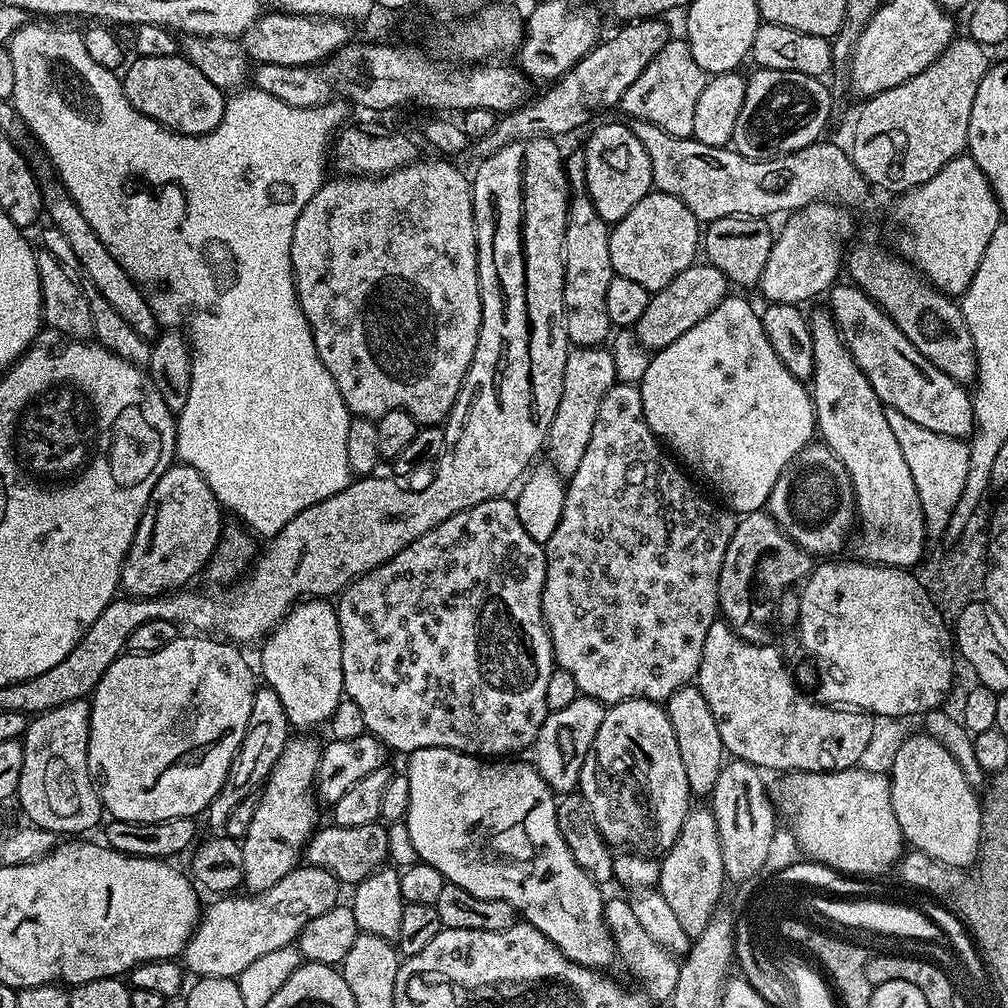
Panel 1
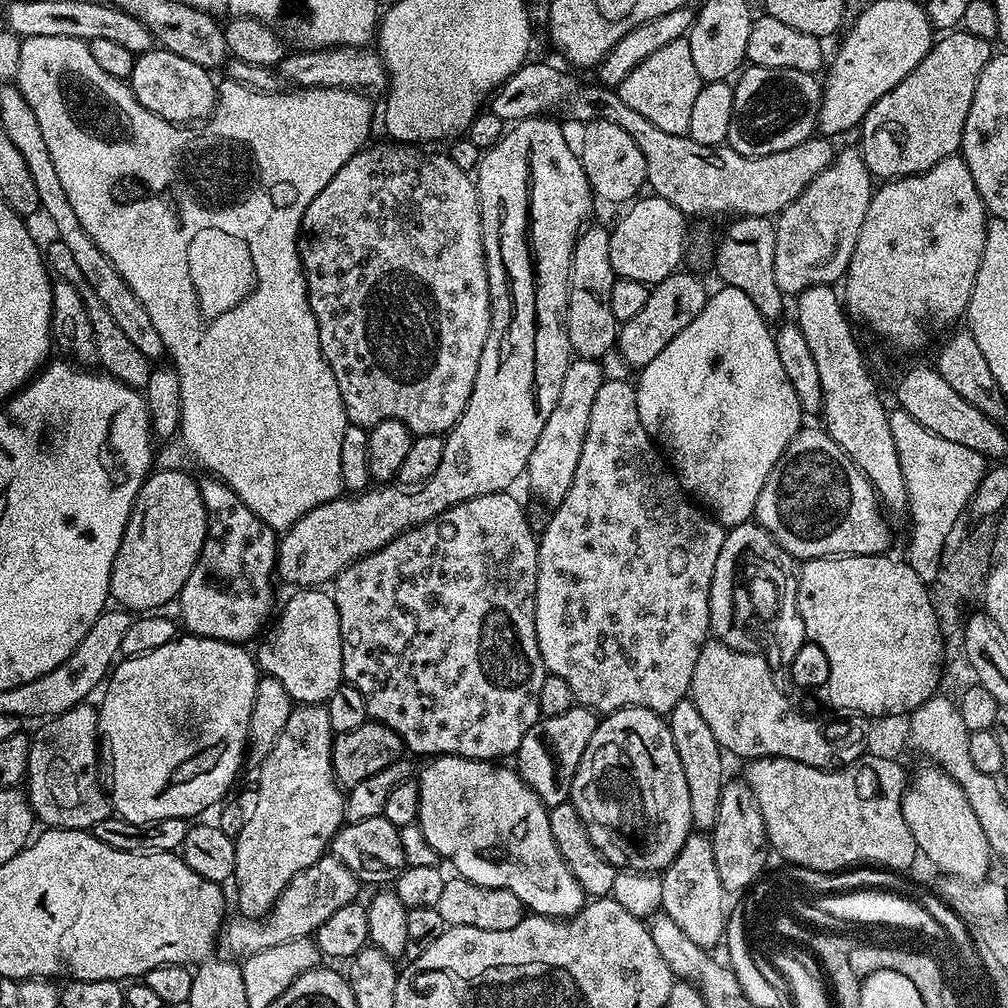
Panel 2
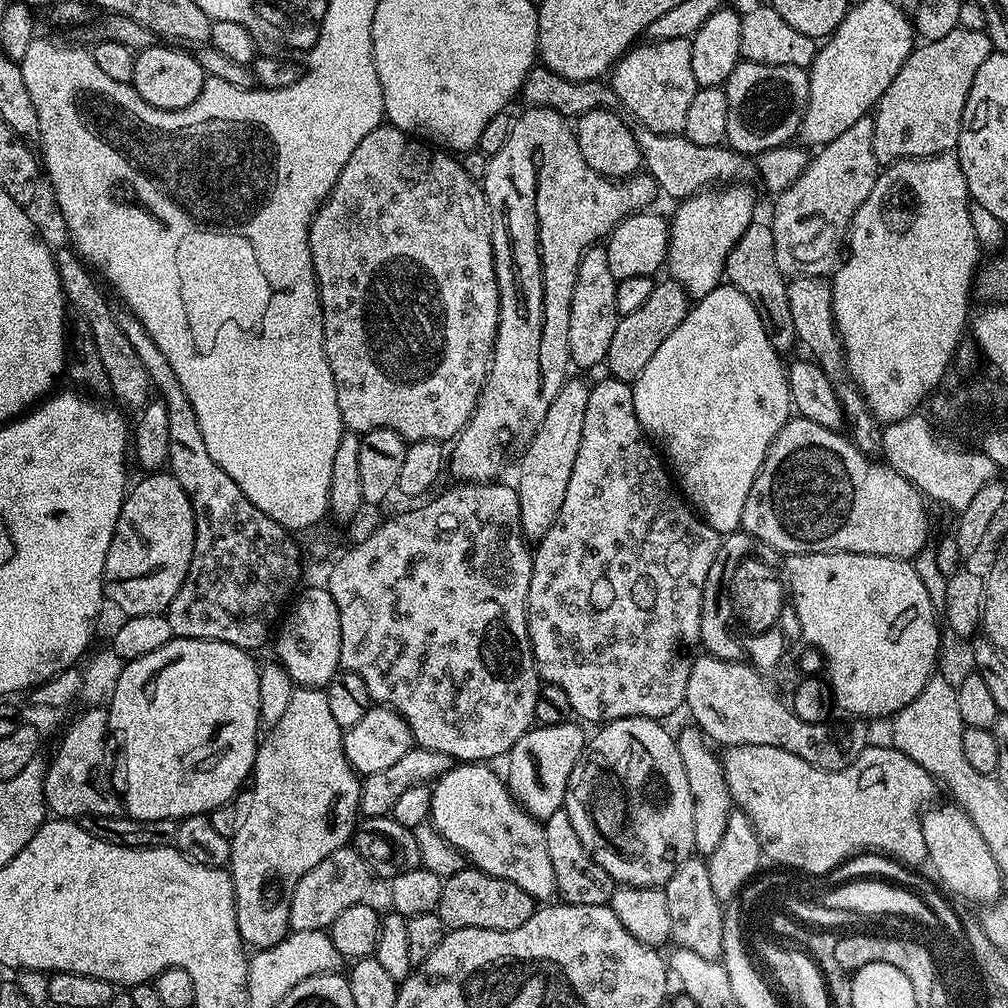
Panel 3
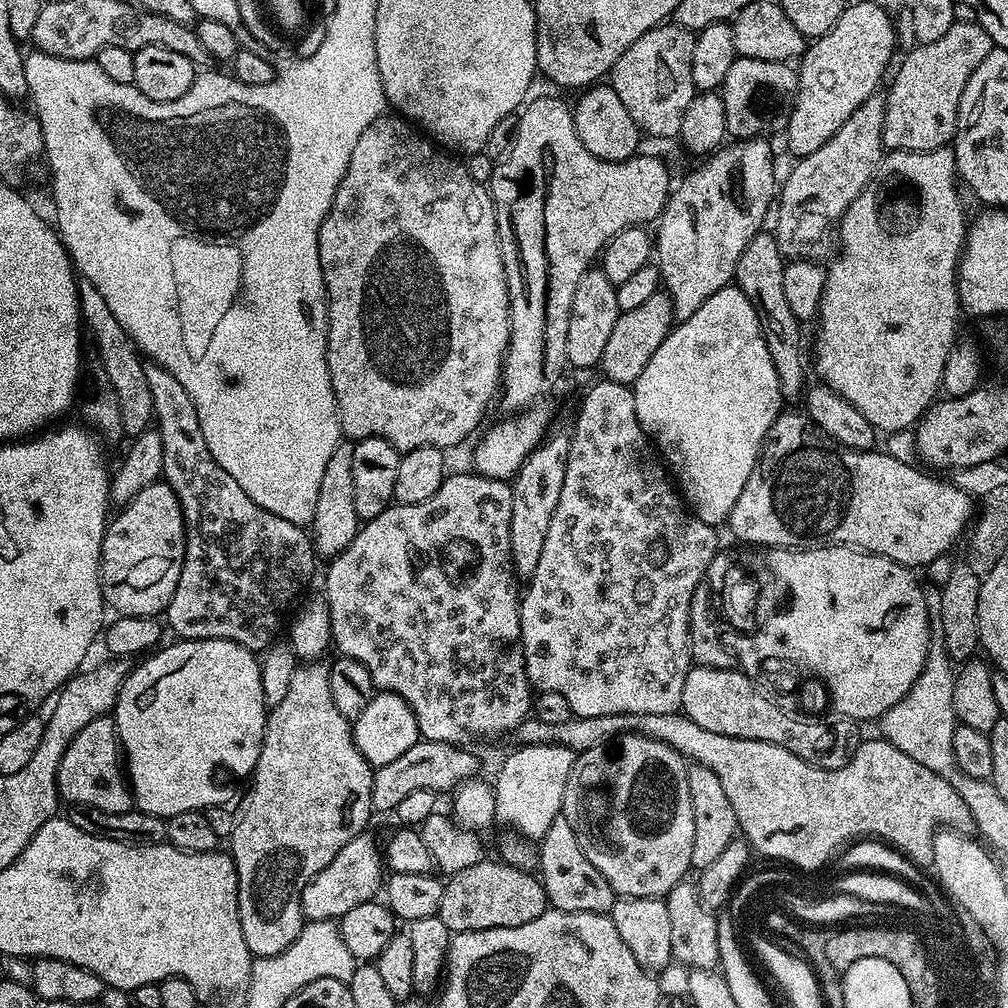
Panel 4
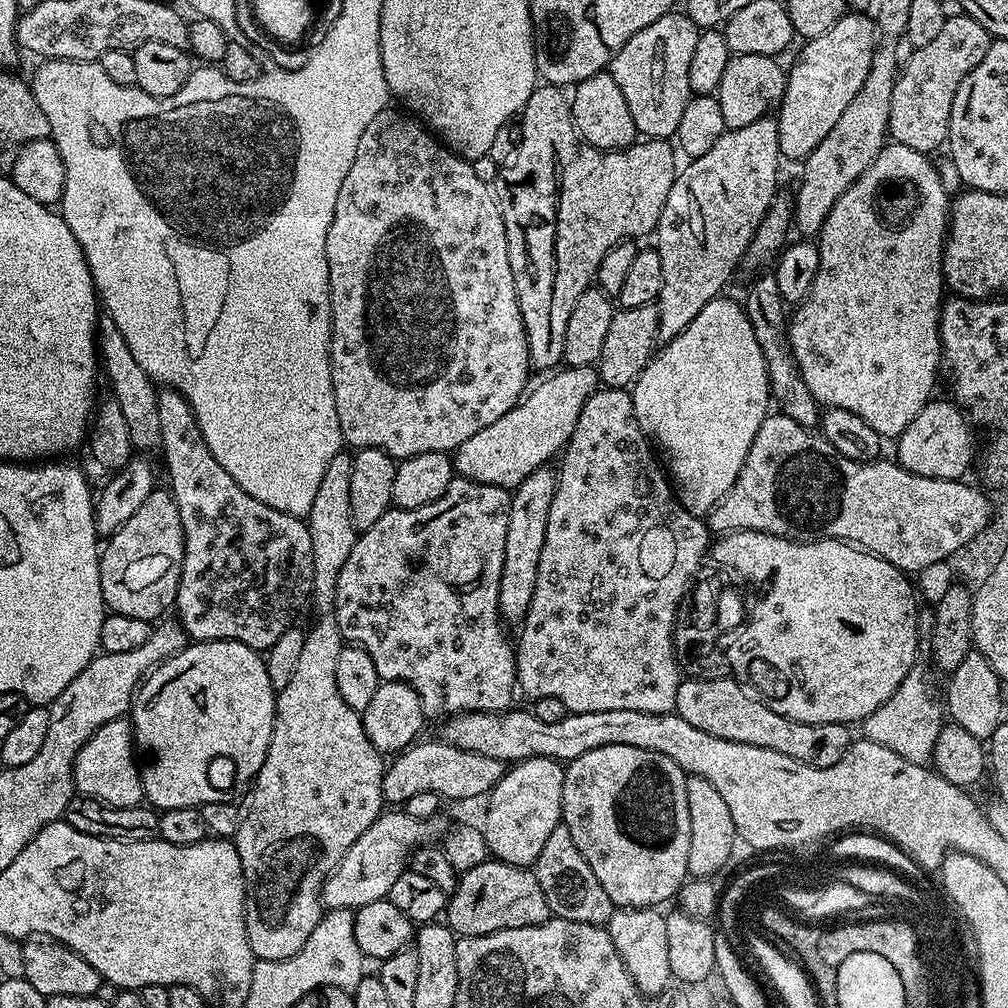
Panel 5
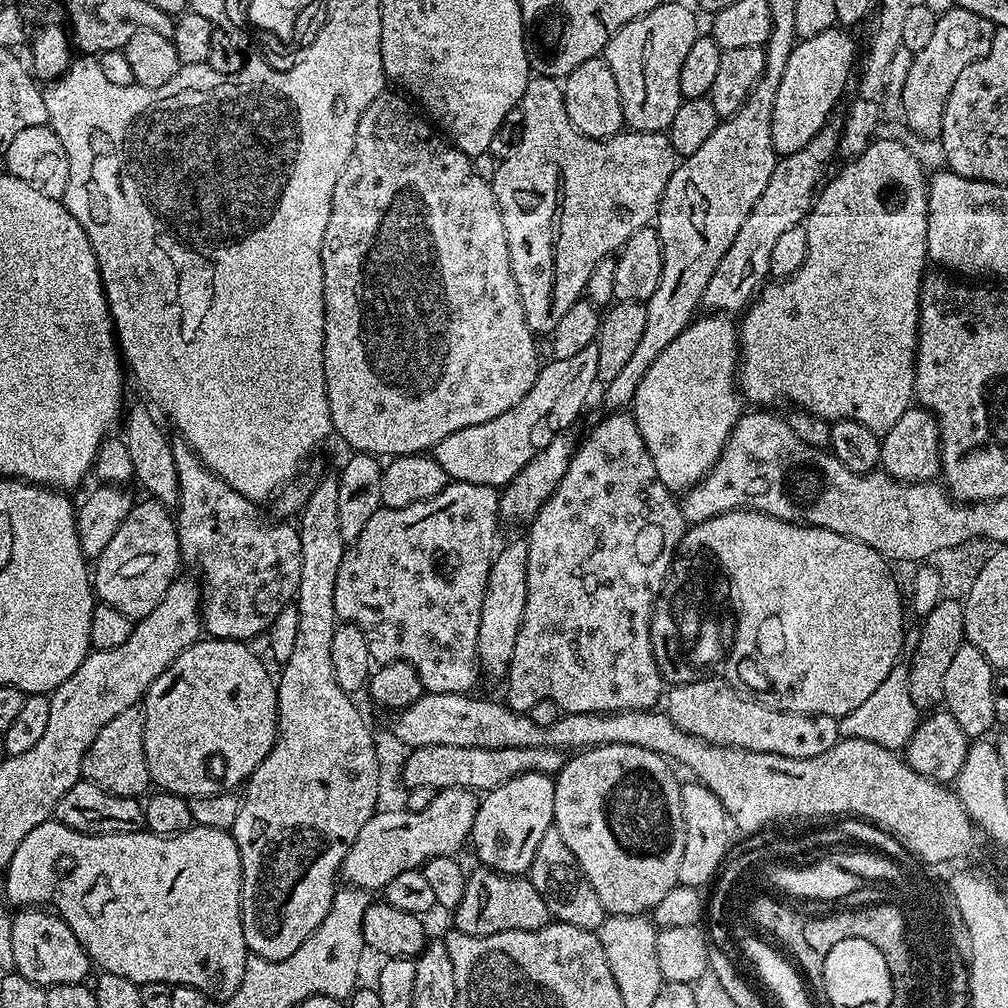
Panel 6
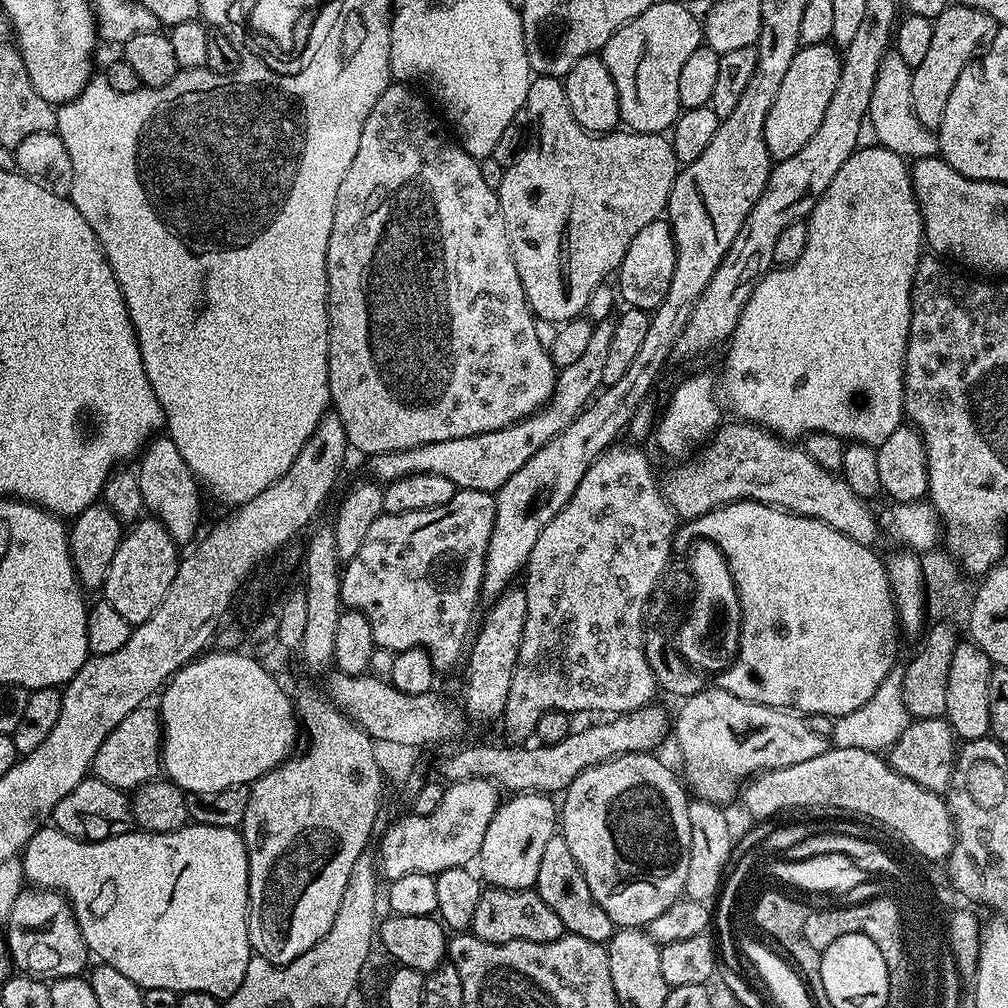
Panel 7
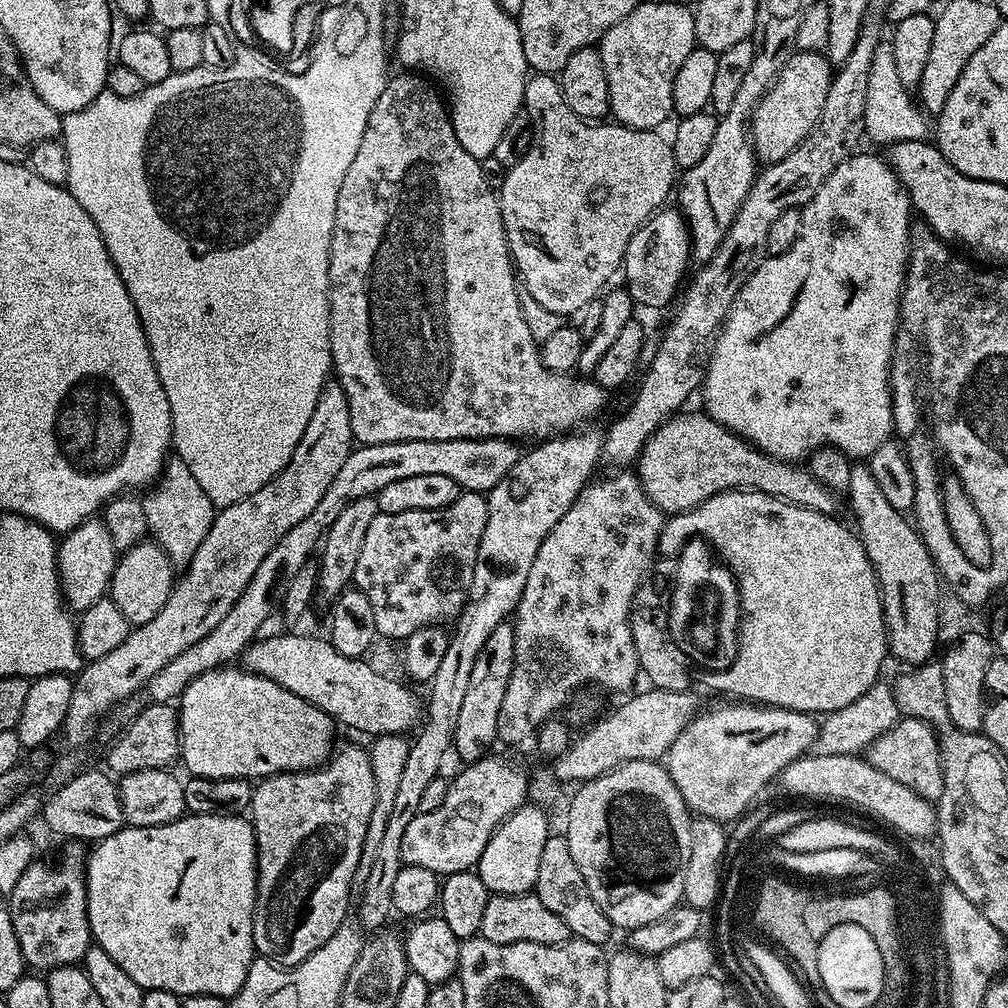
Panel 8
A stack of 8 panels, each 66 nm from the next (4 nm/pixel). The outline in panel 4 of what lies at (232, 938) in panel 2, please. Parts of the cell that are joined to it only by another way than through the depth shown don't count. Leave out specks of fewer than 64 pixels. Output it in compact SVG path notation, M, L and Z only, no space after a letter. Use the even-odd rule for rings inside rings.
M368 834L355 836L353 840L346 842L346 846L338 850L334 862L323 868L302 890L300 901L305 921L336 920L344 916L346 910L354 910L354 906L373 899L382 888L380 864L382 868L381 849L380 852L376 849L375 842Z

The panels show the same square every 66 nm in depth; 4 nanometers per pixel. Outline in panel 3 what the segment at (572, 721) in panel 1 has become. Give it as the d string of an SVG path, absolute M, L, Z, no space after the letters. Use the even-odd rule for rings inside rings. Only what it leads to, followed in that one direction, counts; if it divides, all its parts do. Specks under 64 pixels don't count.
M567 722L558 725L533 726L526 734L522 734L522 738L518 738L518 742L514 742L514 746L510 749L506 757L508 763L508 776L506 772L506 783L512 797L521 804L535 820L541 822L550 818L550 814L561 811L564 807L564 799L566 798L566 786L570 782L570 774L574 770L576 760L584 752L586 743L586 732L579 728L579 723Z

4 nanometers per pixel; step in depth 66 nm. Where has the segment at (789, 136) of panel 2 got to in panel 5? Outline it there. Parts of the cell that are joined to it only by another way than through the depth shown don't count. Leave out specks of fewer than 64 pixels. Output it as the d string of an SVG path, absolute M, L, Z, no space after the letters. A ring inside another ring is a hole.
M762 54L729 55L726 70L722 73L722 82L714 93L717 102L722 106L725 129L750 126L750 122L765 119L779 105L788 81L785 65L780 65L780 62L777 57Z

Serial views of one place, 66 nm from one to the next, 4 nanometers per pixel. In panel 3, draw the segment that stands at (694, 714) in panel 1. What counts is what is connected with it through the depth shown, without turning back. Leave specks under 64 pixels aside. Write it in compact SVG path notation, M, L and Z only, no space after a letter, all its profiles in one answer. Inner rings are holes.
M689 726L678 732L676 745L682 754L682 766L686 766L686 783L690 785L690 798L694 798L694 849L701 857L707 858L722 842L722 834L734 811L730 786L726 786L726 774L721 759L708 749L709 741L699 728Z

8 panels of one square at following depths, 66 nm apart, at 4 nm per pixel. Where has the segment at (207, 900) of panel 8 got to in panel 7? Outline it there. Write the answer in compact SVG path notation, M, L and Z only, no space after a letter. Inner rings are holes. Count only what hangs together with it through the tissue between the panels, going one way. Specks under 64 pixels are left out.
M189 822L173 832L133 830L108 840L87 841L65 836L54 826L42 826L24 847L22 863L24 879L29 885L50 888L68 897L89 953L99 963L114 966L118 974L126 974L126 978L130 978L130 982L134 982L141 990L157 988L177 994L205 992L217 998L227 998L234 994L234 990L238 990L238 986L242 986L242 978L246 978L246 966L252 961L254 953L248 937L248 855L243 835L237 829Z

